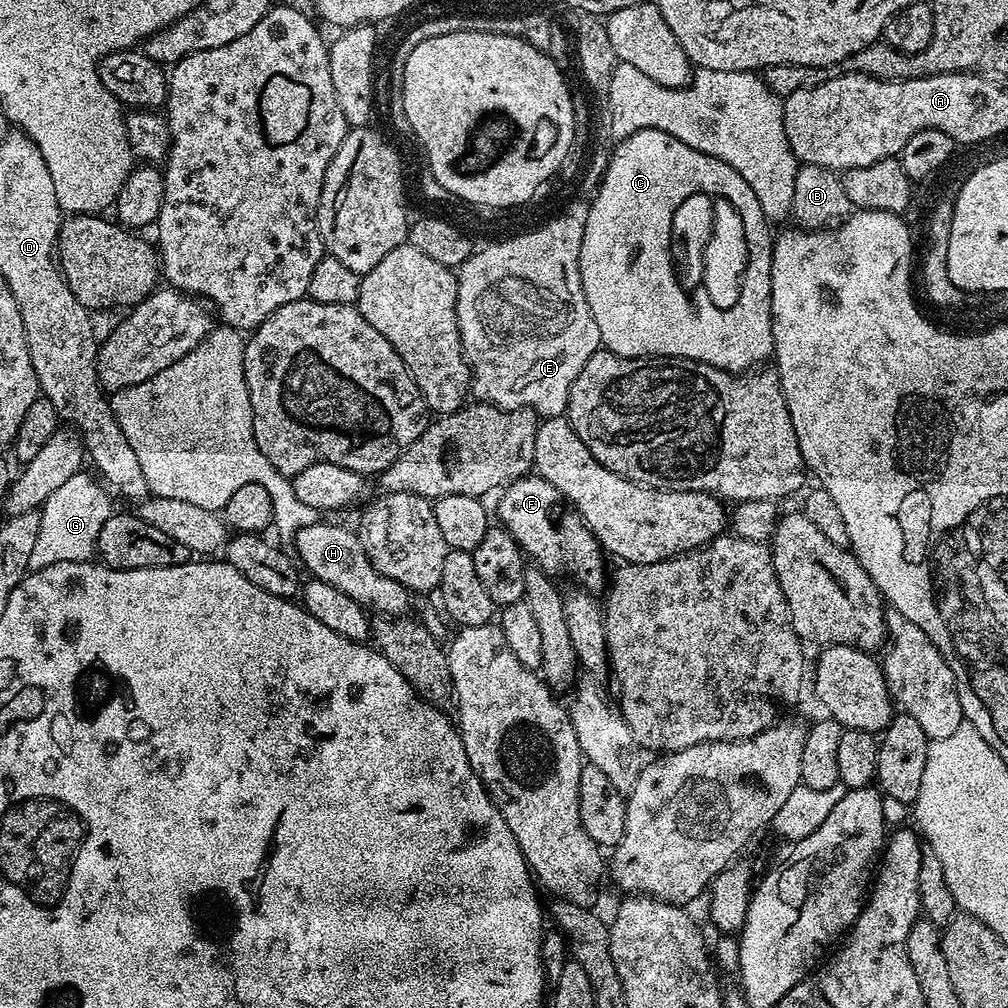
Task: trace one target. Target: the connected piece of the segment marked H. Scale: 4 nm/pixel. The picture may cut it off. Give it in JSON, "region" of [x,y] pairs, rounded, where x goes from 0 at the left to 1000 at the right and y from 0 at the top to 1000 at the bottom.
{"region":[[[306,520],[294,528],[294,548],[293,551],[304,567],[306,563],[307,572],[327,577],[327,581],[351,593],[351,597],[355,597],[362,605],[370,608],[373,606],[373,609],[381,613],[397,613],[404,608],[401,606],[404,605],[407,594],[405,584],[391,577],[391,573],[383,573],[371,565],[367,554],[363,554],[363,546],[359,546],[356,532],[348,523],[340,524],[337,520]]]}

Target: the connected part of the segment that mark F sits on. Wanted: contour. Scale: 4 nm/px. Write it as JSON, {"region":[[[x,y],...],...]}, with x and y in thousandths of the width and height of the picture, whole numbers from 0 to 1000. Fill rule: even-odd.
{"region":[[[525,470],[517,476],[508,477],[495,492],[496,497],[492,500],[492,508],[496,511],[495,519],[511,534],[517,548],[526,554],[527,559],[546,572],[564,571],[567,577],[587,589],[593,588],[595,582],[595,586],[600,582],[601,552],[595,539],[588,534],[578,516],[568,515],[567,524],[560,524],[559,518],[552,516],[554,489],[550,482],[546,482],[546,478],[539,476],[535,470]]]}

